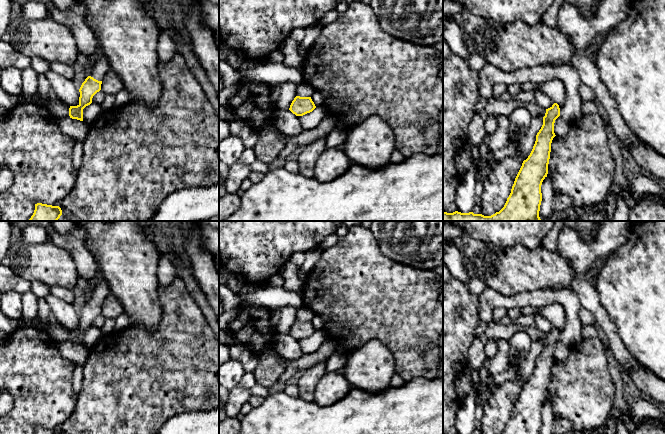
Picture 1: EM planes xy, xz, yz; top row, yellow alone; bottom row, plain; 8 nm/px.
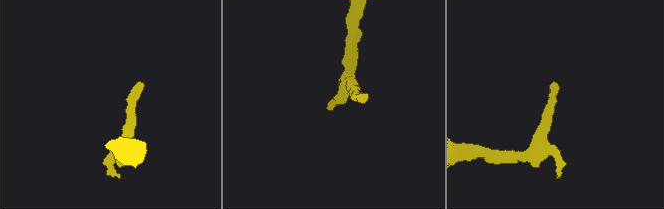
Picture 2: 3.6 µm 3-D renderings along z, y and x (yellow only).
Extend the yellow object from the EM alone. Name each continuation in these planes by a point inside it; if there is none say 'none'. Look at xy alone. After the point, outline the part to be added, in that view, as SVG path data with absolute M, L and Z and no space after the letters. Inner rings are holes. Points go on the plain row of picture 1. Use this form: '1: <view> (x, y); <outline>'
1: xy (101, 290); M102 276L99 282L97 284L94 284L90 300L98 305L102 305L109 294L111 294L109 285Z

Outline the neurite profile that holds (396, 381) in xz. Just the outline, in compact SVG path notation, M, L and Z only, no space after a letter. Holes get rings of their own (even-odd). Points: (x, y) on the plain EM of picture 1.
M395 372L390 380L390 387L401 387L404 383L405 381L403 378L397 372Z

